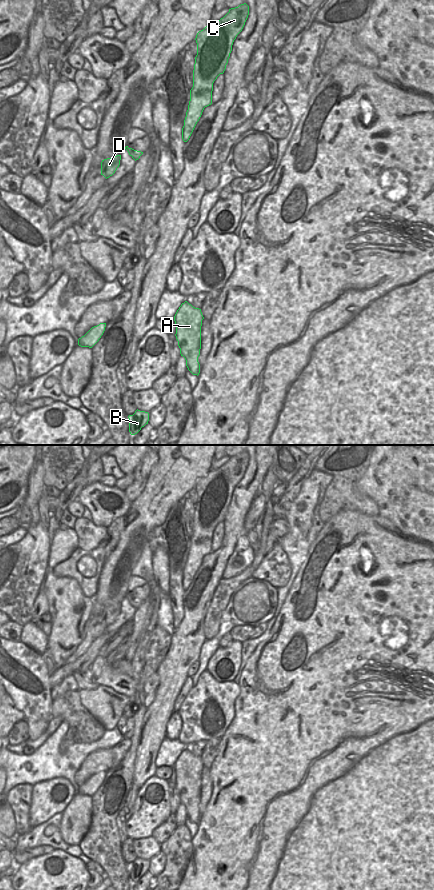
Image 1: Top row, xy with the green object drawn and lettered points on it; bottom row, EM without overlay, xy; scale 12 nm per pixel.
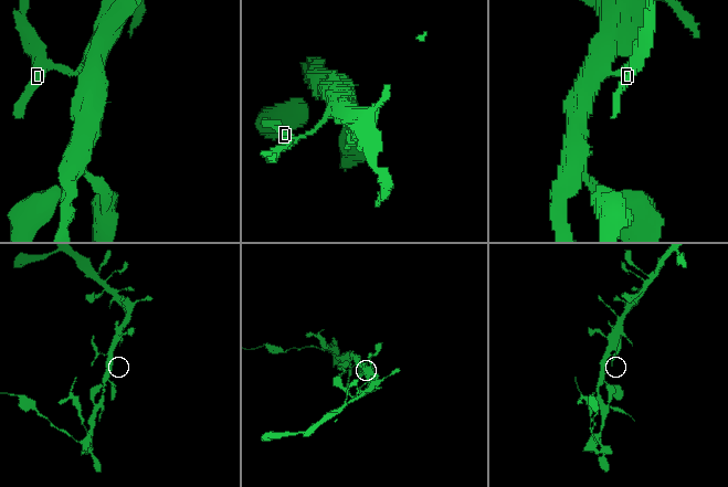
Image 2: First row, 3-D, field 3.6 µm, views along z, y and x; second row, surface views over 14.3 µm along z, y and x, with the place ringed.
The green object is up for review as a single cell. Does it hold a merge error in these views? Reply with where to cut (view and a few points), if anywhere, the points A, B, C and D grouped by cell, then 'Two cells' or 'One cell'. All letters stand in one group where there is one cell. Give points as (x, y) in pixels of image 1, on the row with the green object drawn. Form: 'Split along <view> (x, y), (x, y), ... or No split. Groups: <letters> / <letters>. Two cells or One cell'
Split along xy (128, 148), (131, 155). Groups: A B C / D. Two cells.

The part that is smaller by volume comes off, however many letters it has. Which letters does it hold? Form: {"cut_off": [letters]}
{"cut_off": ["D"]}

